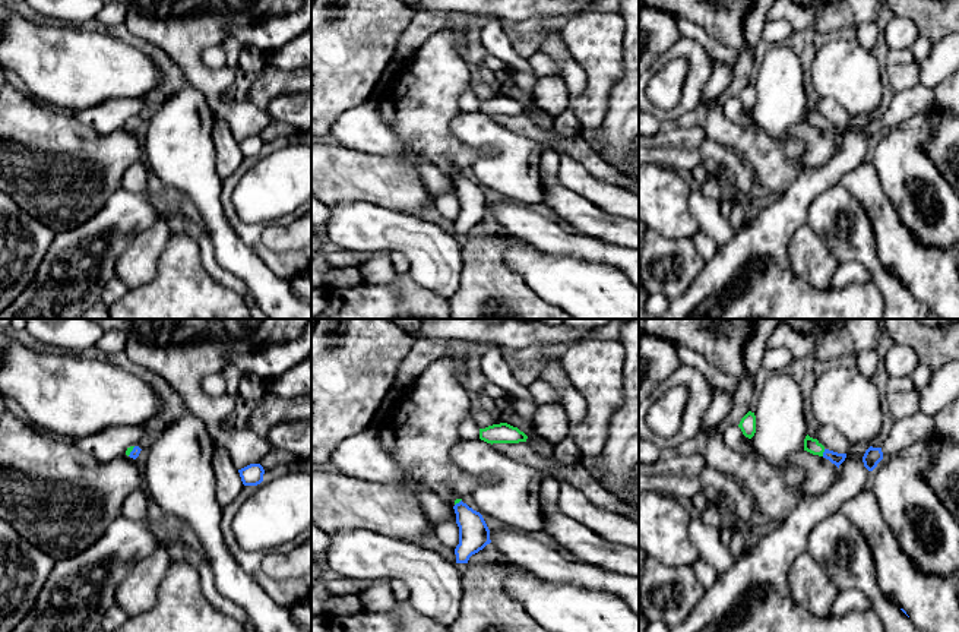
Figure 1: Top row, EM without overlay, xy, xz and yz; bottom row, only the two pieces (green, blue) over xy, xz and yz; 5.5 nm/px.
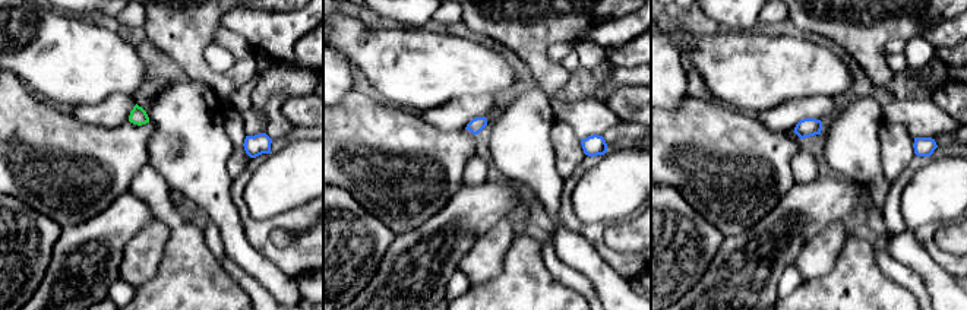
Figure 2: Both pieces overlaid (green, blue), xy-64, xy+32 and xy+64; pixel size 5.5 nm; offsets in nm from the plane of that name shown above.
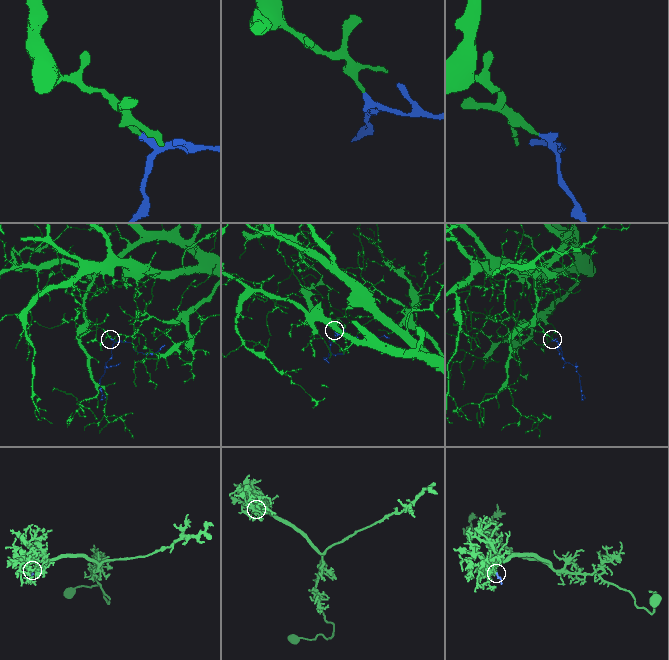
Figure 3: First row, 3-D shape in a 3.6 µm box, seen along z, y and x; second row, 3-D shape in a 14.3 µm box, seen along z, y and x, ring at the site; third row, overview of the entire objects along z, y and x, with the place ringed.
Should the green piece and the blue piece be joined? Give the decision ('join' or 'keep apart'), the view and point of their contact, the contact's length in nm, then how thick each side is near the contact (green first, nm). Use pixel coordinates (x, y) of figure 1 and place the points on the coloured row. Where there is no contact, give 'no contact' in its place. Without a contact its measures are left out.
join | yz (823, 451) | 40 nm | 80/70 nm

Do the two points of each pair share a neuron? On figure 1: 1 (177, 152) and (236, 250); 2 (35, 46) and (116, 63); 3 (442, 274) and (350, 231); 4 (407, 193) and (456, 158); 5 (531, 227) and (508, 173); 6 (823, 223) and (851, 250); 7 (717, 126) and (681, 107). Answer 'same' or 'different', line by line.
1: same
2: same
3: same
4: same
5: different
6: same
7: different

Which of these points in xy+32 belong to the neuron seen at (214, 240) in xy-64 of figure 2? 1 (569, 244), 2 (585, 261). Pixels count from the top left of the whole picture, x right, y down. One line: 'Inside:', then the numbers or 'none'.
Inside: none

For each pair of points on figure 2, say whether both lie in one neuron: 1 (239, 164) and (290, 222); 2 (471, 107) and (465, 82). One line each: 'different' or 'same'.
1: different
2: different

